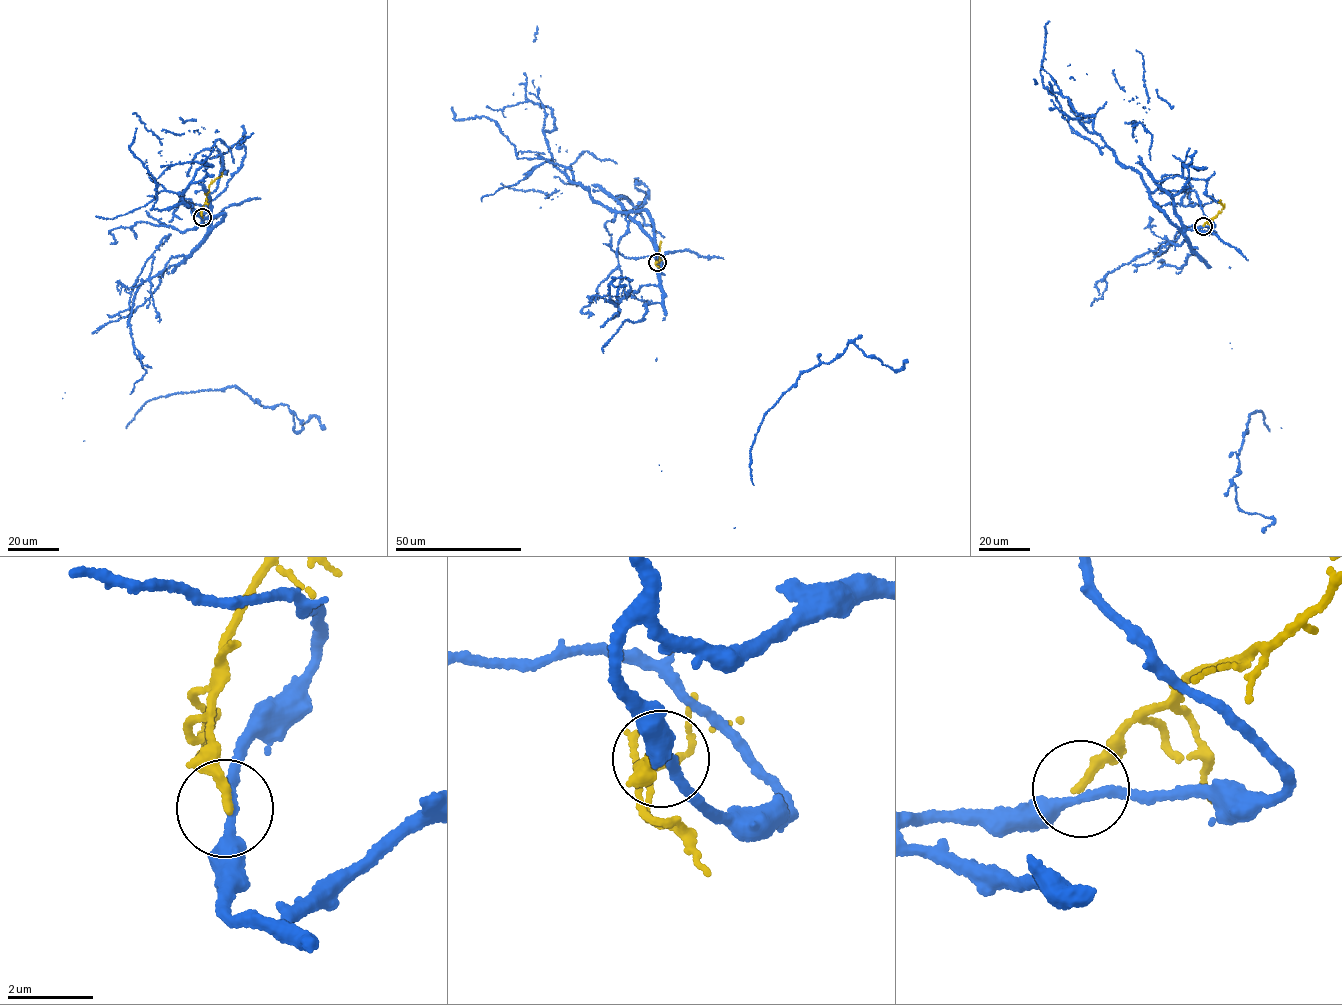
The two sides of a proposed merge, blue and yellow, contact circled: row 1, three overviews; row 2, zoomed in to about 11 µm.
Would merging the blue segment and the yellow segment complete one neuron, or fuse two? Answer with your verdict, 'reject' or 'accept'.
reject

